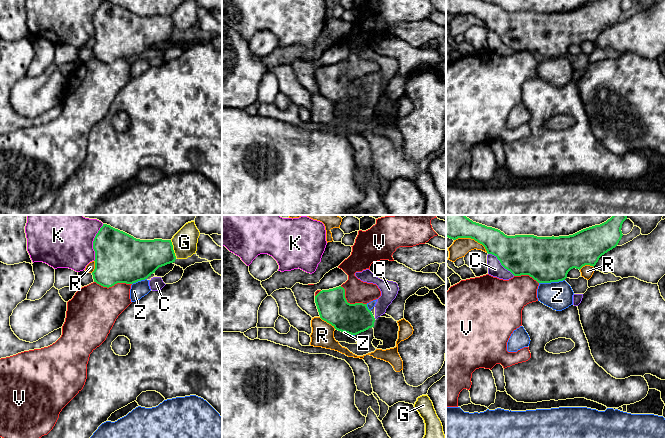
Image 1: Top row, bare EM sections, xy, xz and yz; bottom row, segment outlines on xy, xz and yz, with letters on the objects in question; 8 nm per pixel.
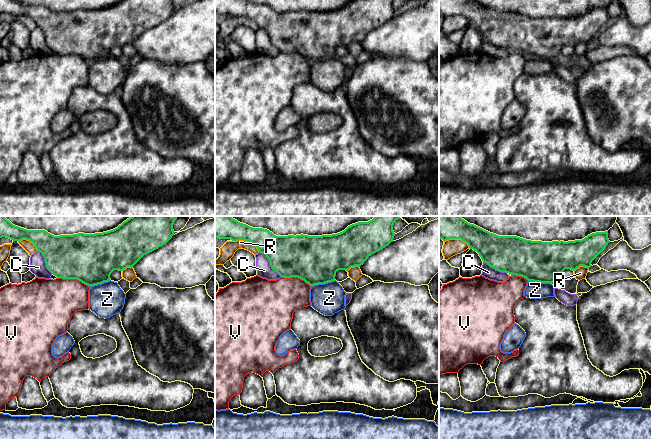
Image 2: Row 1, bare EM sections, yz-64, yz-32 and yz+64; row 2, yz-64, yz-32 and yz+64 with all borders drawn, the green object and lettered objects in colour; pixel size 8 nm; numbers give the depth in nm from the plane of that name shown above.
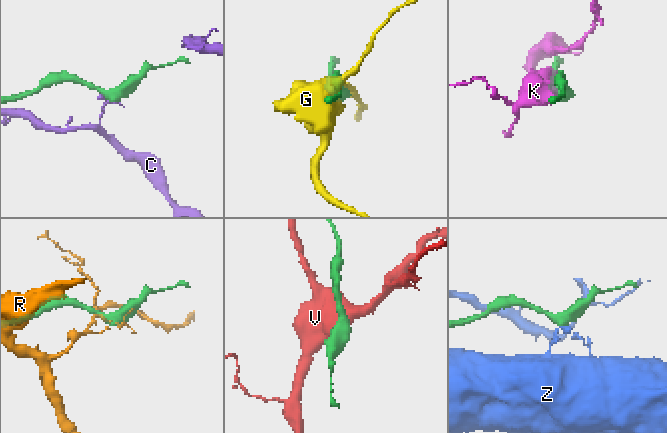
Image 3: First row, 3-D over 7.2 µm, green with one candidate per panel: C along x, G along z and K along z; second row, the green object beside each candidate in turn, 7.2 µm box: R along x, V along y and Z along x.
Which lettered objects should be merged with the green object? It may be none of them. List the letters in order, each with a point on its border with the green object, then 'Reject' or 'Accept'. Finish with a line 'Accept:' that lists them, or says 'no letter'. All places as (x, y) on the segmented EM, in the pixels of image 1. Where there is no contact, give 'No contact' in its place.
C: Touches green at yz (500, 262). Reject
G: Touches green at xy (172, 249). Reject
K: Touches green at xy (93, 242). Reject
R: Touches green at yz (472, 238). Reject
V: Touches green at xy (113, 285). Reject
Z: Touches green at yz (551, 281). Reject
Accept: no letter

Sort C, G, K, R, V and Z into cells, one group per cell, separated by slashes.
C / G / K / R / V / Z

